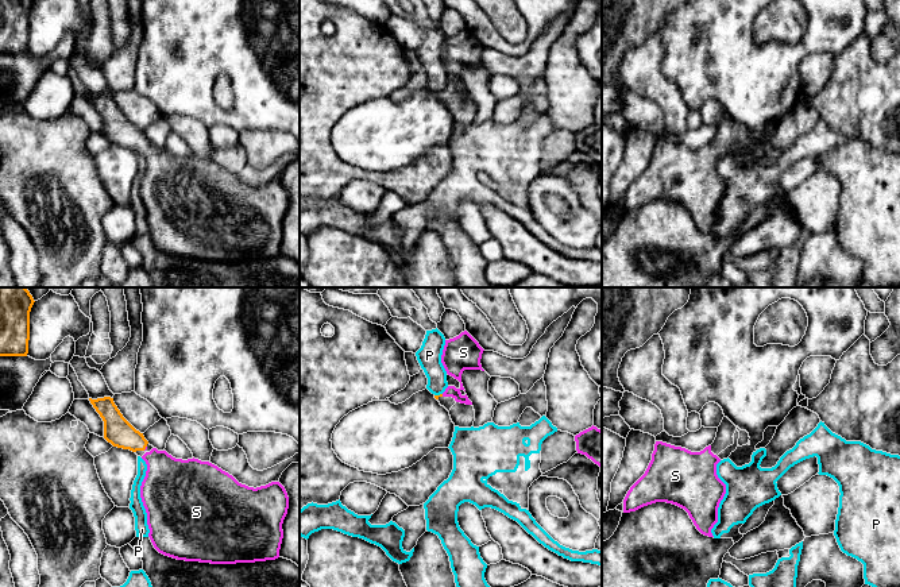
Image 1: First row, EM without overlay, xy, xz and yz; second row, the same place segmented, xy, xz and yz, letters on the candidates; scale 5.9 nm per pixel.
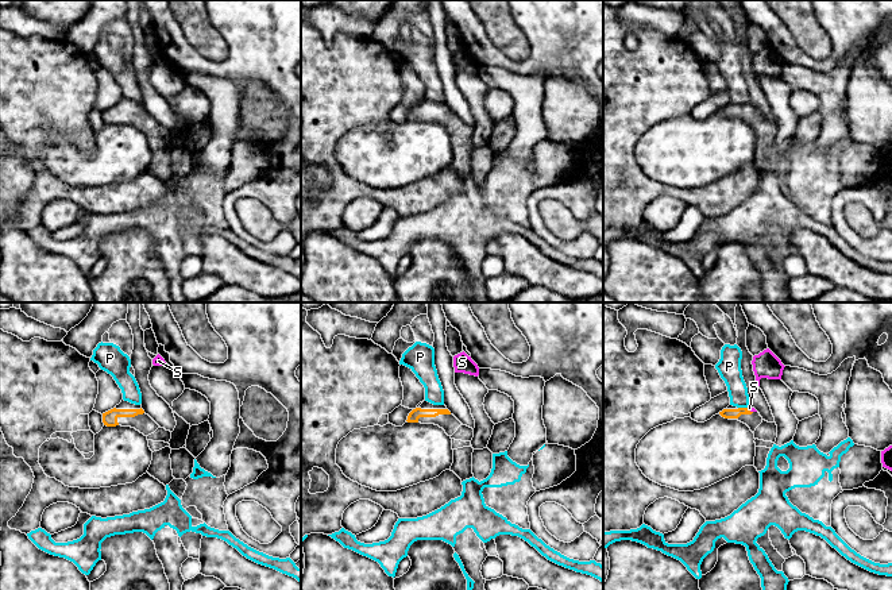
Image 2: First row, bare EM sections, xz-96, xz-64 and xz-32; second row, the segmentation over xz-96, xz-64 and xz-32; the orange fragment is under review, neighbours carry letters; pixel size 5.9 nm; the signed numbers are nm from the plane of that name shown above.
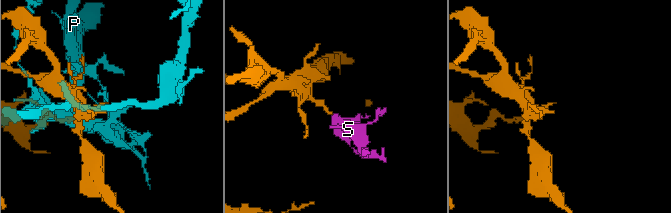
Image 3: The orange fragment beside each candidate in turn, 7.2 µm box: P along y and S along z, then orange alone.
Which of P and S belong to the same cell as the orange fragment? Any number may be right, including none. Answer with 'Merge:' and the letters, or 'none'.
Merge: S

